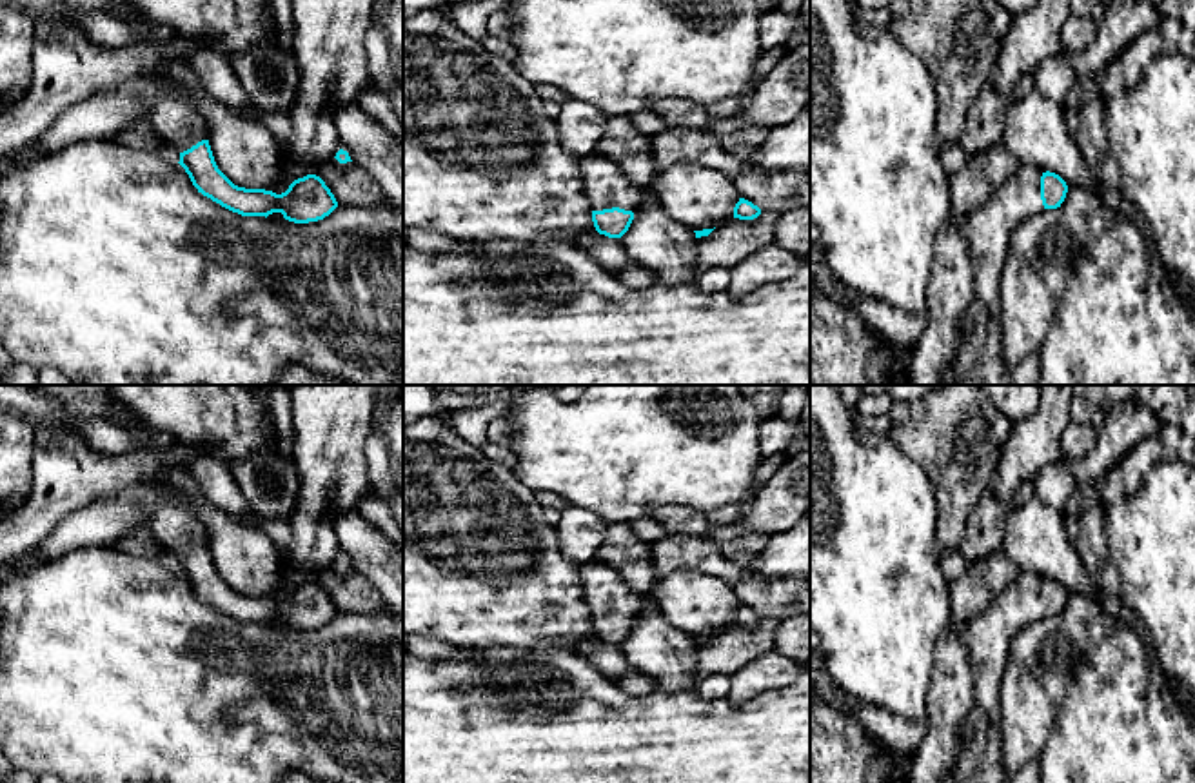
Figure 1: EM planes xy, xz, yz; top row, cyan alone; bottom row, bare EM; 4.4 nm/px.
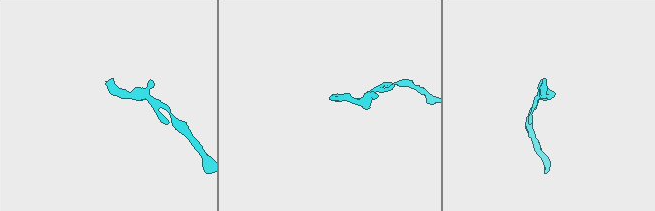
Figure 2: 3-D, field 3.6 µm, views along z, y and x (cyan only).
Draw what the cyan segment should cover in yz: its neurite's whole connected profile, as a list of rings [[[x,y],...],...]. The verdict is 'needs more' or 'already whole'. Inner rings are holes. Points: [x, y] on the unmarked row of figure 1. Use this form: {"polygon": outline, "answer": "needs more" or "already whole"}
{"polygon": [[[1017,570],[1012,583],[990,607],[968,623],[953,623],[953,630],[968,649],[975,679],[975,707],[983,716],[973,732],[963,738],[950,783],[1012,783],[1013,774],[1002,758],[1001,678],[1010,658],[1012,639],[1042,616],[1057,616],[1068,600],[1055,580],[1042,580]]], "answer": "needs more"}

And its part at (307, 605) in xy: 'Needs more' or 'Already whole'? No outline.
Needs more

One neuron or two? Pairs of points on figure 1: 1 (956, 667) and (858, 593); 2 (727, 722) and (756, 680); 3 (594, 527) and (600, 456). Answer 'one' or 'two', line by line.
1: two
2: two
3: two

